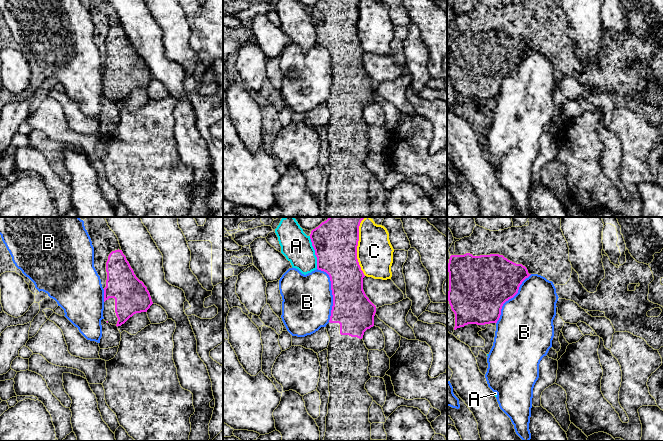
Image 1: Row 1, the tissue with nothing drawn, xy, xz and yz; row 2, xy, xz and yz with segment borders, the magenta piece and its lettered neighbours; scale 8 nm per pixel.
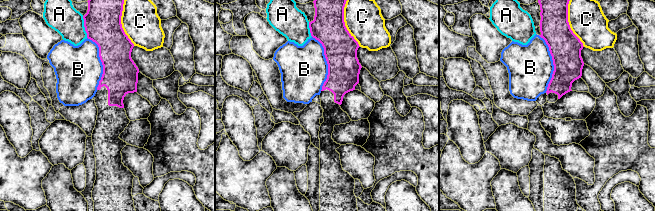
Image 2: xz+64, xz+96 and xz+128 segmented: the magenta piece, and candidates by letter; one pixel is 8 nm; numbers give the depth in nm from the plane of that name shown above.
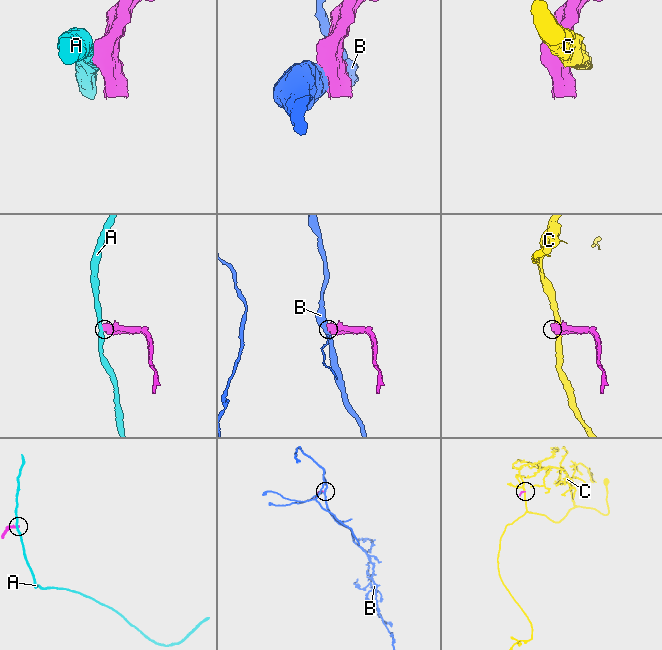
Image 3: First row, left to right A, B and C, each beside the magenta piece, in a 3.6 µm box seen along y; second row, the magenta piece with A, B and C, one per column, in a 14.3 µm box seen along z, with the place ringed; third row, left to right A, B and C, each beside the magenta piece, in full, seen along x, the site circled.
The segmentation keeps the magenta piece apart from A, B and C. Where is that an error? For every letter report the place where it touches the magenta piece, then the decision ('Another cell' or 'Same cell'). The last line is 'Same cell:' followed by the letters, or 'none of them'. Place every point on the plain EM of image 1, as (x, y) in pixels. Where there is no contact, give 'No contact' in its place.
A: Touches magenta at xz (315, 28). Another cell
B: Touches magenta at xz (332, 69). Another cell
C: Touches magenta at xz (356, 26). Another cell
Same cell: none of them

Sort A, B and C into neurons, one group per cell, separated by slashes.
A / B / C

